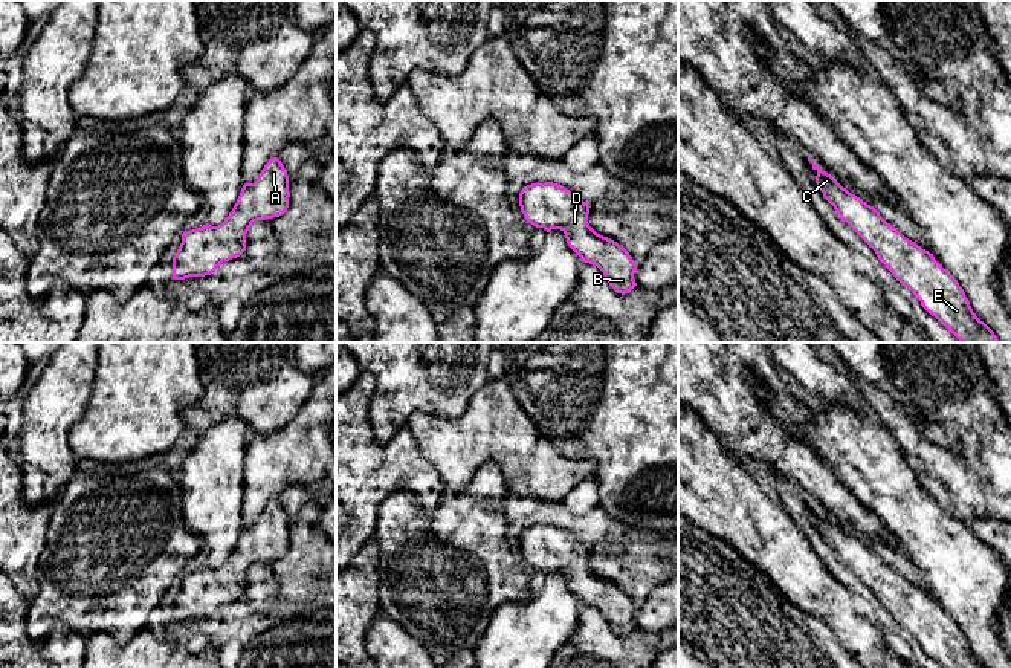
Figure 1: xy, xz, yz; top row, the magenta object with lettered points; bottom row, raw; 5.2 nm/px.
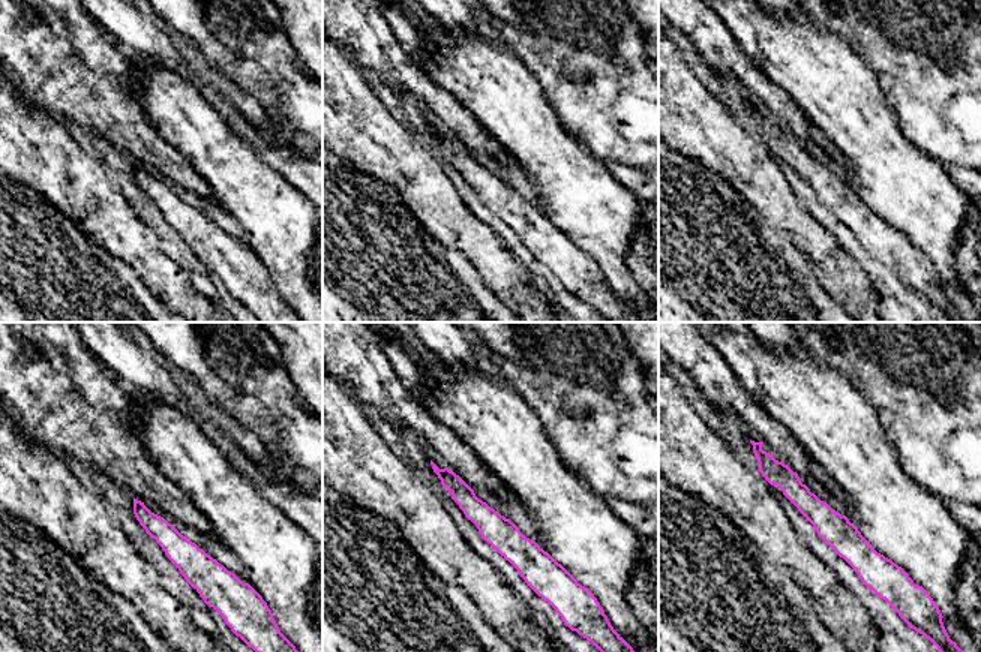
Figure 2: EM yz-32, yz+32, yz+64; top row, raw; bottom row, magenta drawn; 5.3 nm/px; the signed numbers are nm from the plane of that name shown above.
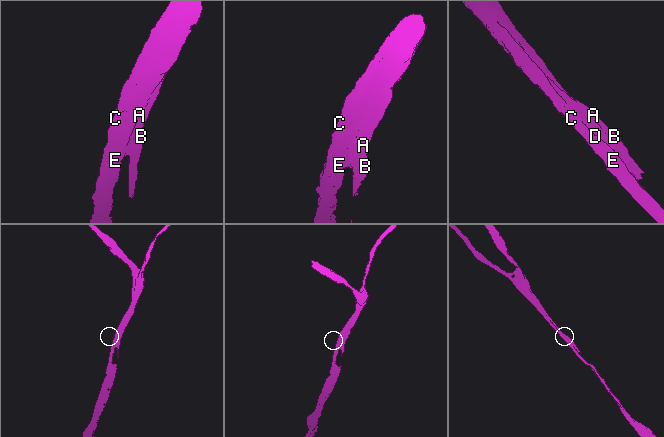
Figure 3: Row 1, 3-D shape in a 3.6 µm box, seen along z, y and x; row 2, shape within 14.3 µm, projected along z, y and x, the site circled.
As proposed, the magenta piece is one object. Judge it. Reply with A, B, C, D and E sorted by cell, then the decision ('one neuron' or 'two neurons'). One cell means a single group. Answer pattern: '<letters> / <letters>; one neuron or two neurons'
A B C D E; one neuron

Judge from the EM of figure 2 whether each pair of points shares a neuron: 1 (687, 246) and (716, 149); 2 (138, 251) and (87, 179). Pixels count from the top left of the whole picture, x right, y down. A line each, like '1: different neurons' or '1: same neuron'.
1: different neurons
2: same neuron

